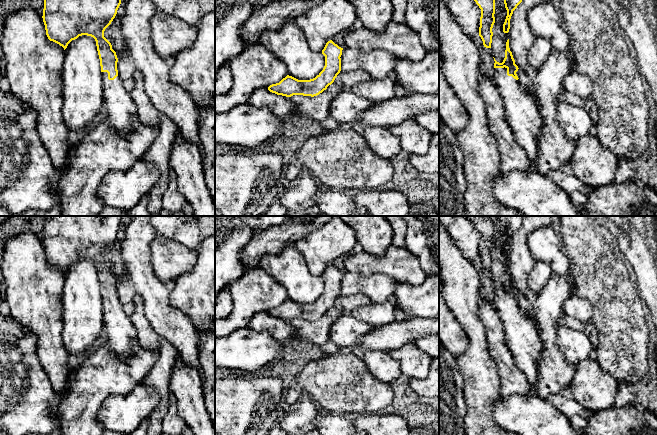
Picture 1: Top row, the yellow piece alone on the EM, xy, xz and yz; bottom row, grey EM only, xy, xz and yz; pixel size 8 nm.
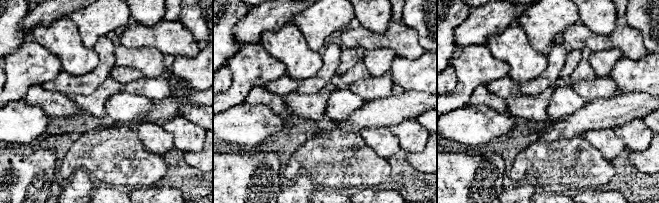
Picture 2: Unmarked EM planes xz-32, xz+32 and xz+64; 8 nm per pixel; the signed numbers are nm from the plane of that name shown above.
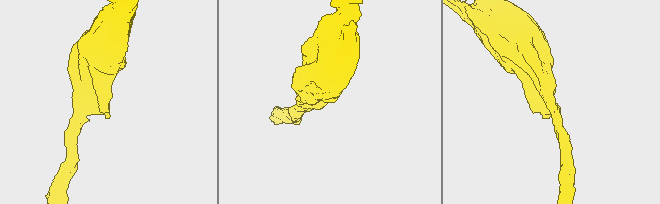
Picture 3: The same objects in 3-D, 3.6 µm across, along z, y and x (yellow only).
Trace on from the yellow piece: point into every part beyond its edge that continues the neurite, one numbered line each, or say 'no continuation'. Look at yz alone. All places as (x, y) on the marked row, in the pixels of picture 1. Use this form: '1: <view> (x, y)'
1: yz (523, 115)

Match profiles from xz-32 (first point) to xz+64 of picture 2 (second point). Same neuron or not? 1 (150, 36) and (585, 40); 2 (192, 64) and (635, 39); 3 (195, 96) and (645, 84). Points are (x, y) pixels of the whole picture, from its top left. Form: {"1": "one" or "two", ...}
{"1": "one", "2": "two", "3": "two"}

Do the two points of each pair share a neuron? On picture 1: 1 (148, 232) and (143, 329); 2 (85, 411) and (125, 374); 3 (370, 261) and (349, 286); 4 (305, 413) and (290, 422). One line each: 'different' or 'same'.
1: different
2: same
3: different
4: same

